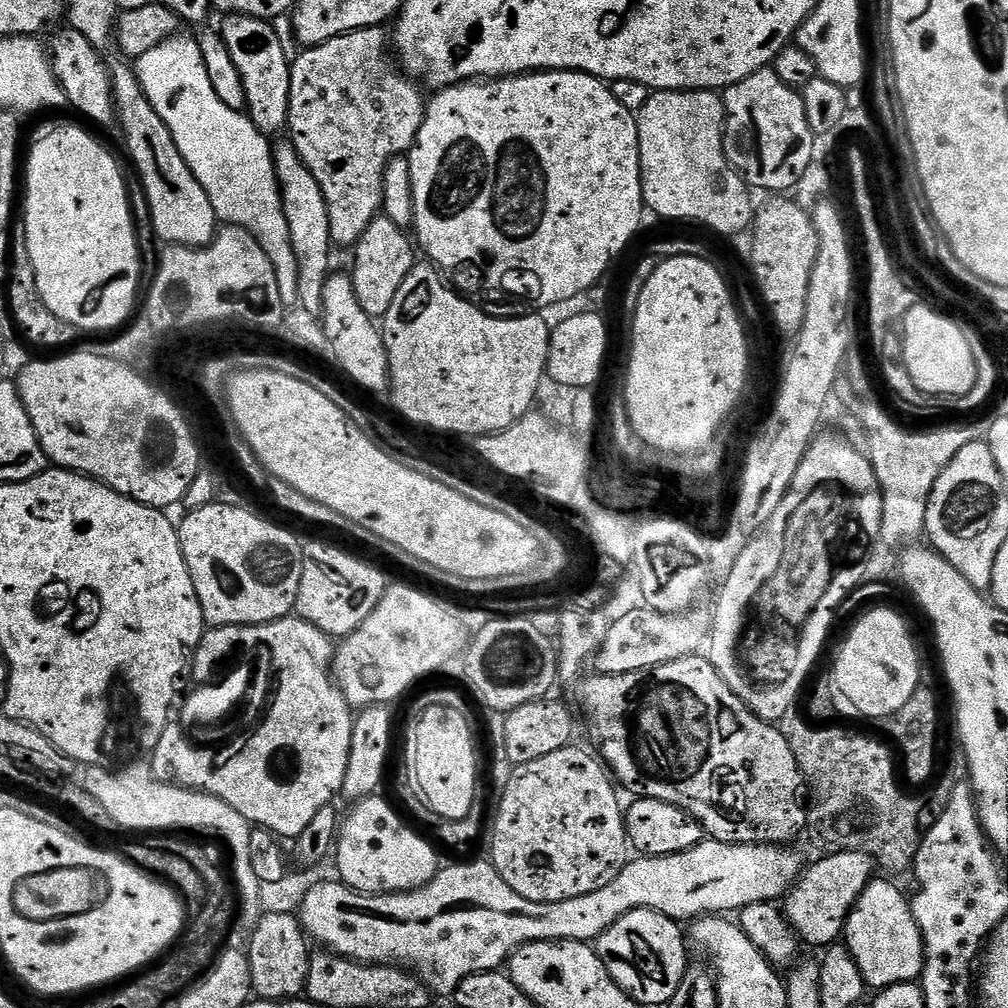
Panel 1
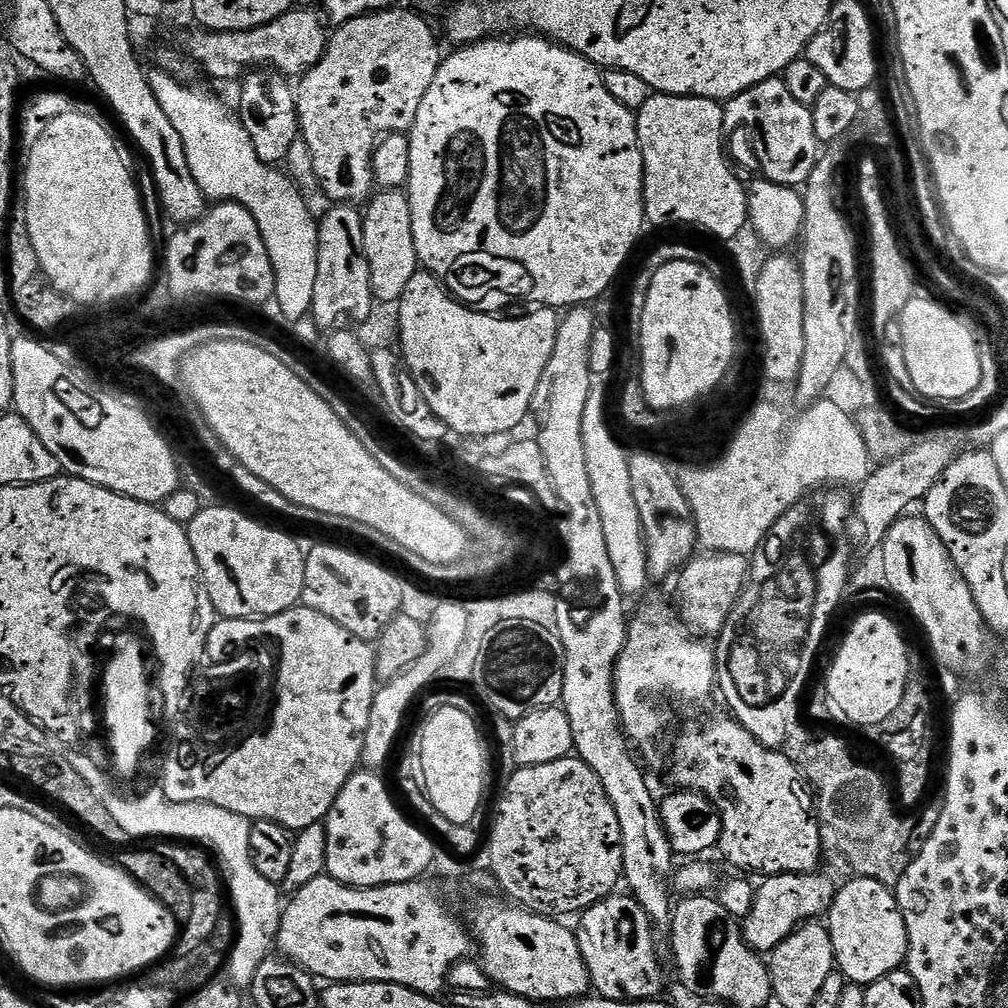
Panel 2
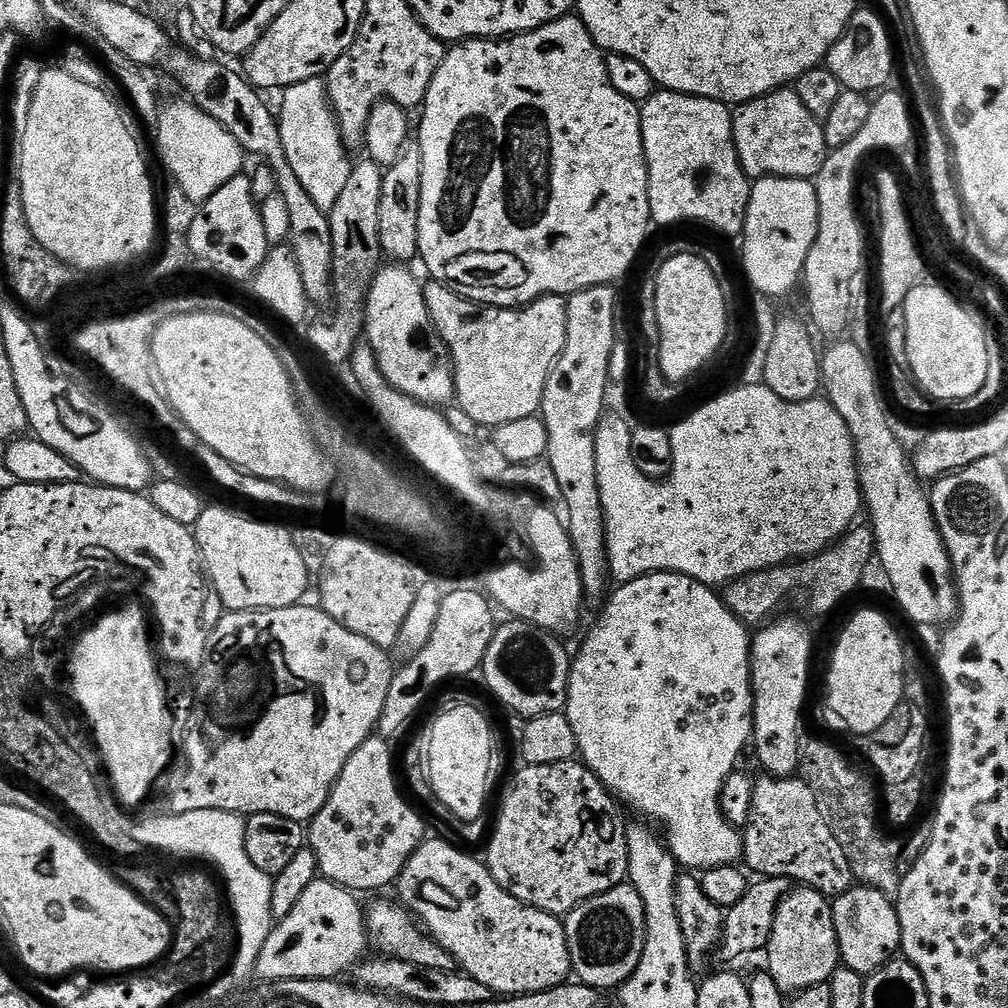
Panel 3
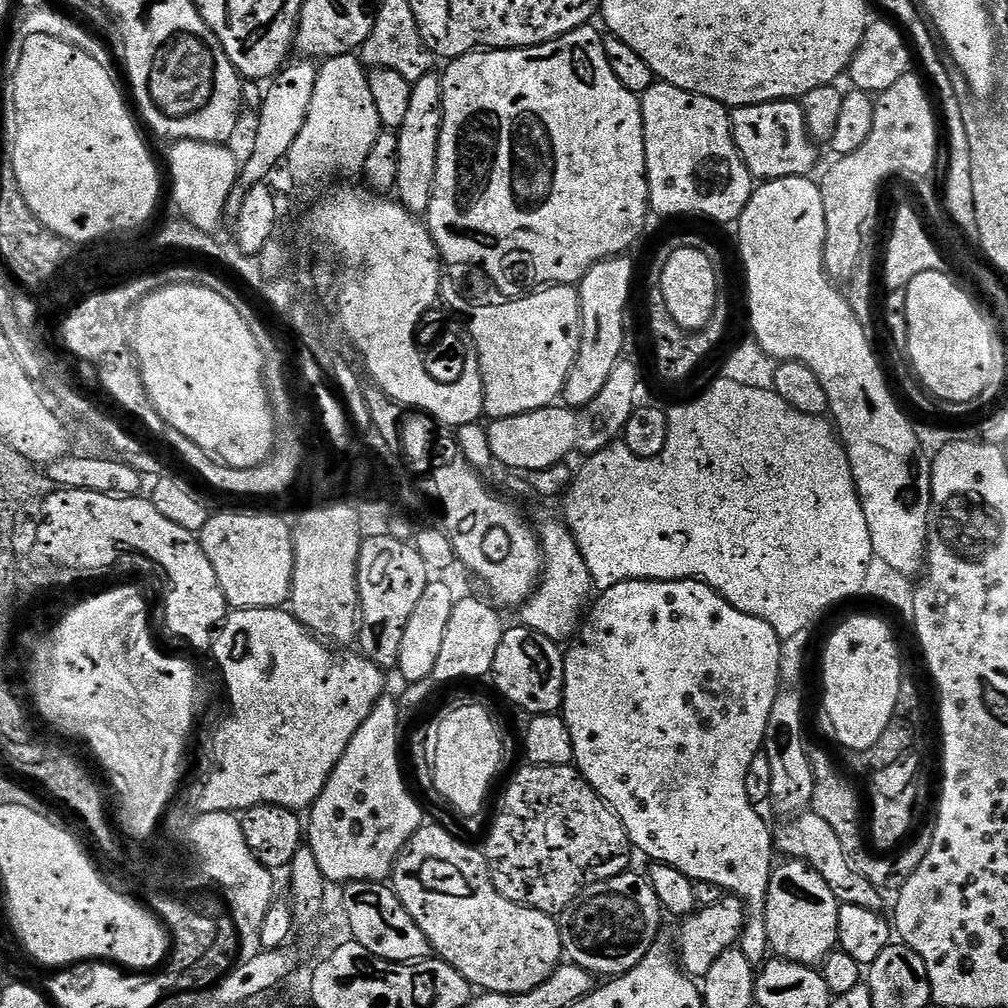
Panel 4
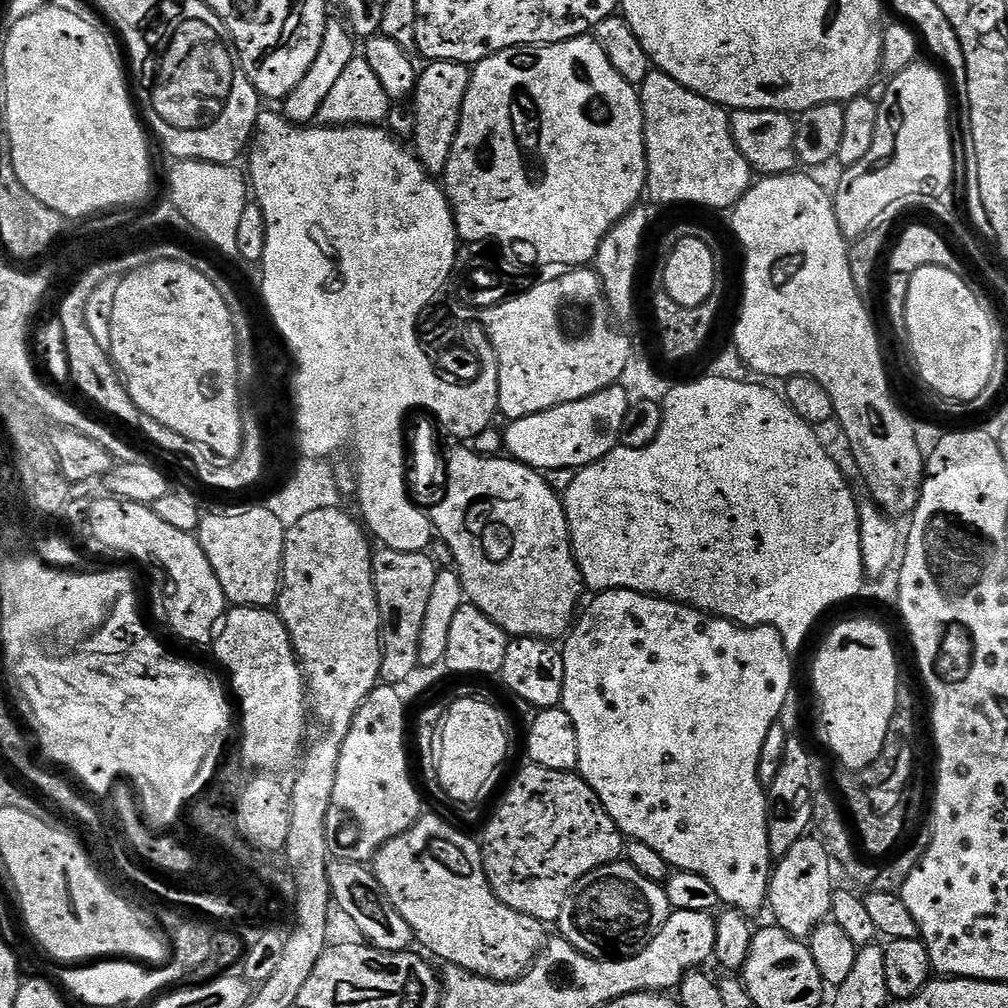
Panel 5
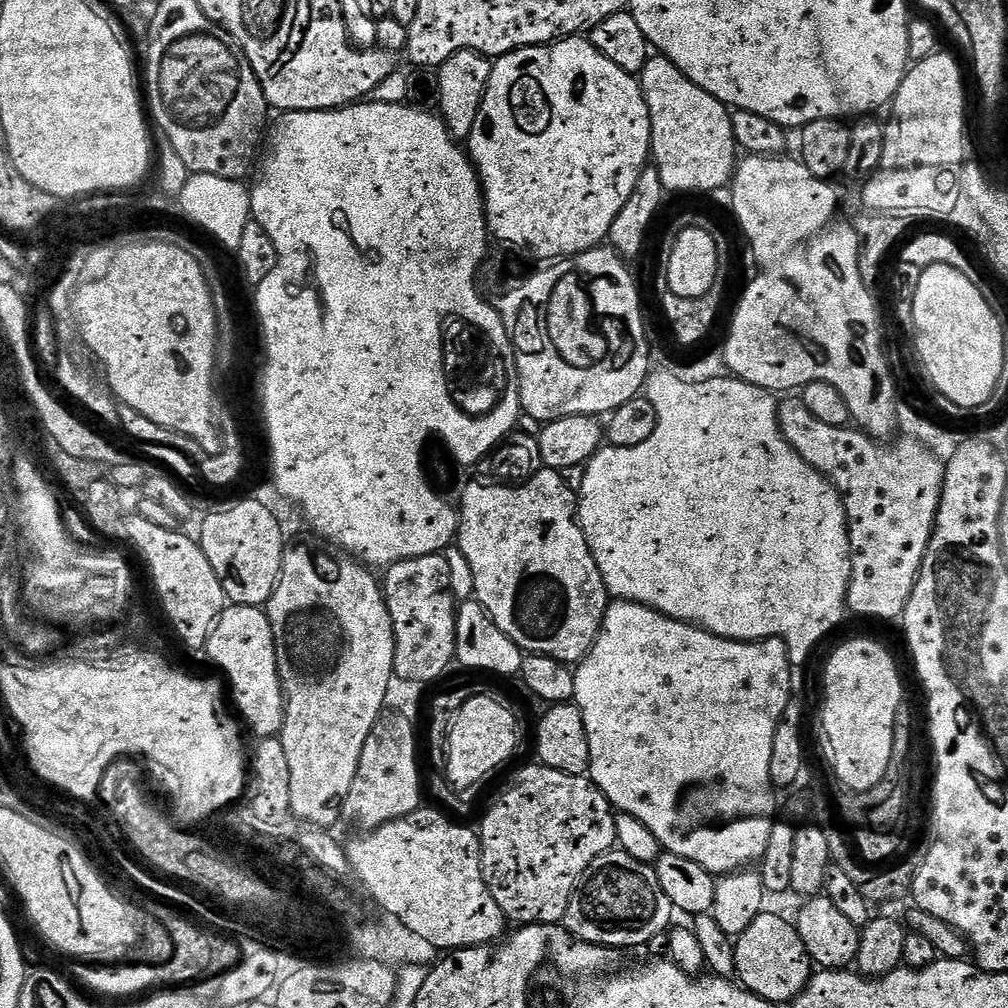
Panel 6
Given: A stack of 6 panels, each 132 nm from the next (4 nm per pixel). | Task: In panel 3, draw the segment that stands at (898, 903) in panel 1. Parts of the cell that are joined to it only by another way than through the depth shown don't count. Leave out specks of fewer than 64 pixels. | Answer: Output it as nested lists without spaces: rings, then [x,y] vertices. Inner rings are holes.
[[[853,886],[835,897],[831,906],[843,967],[867,978],[901,951],[900,919],[895,903],[885,893],[867,886]]]

